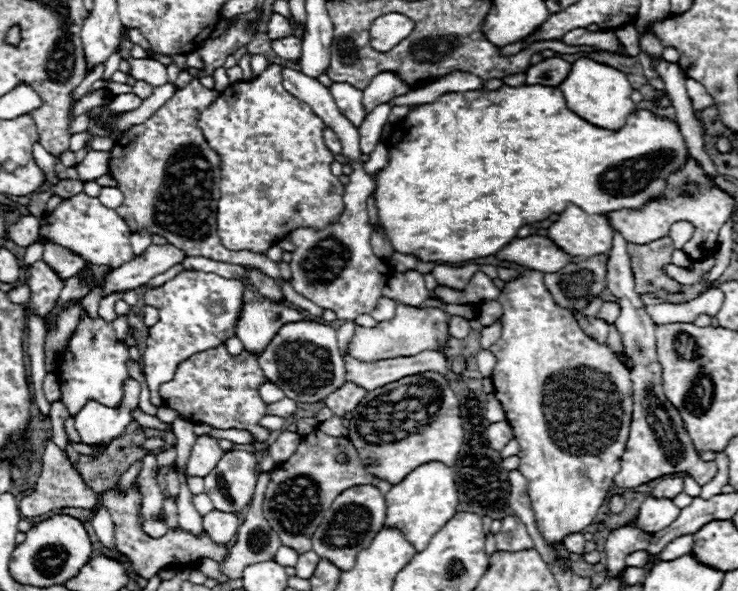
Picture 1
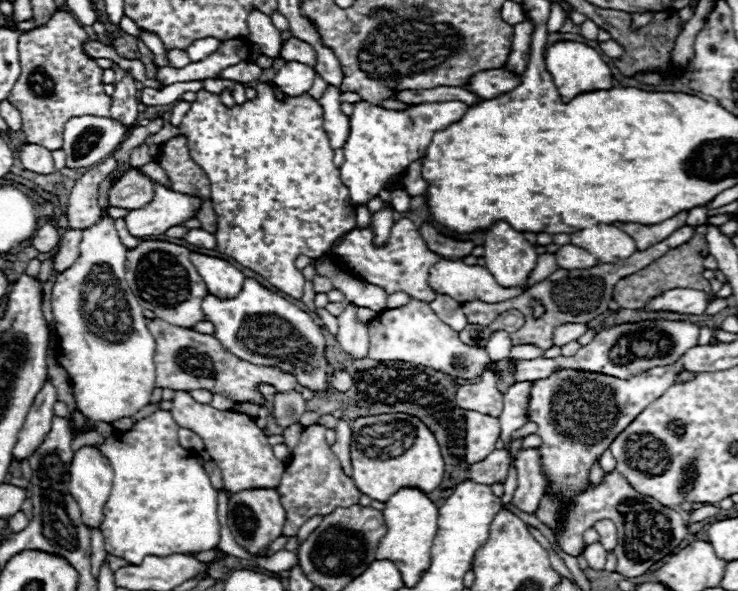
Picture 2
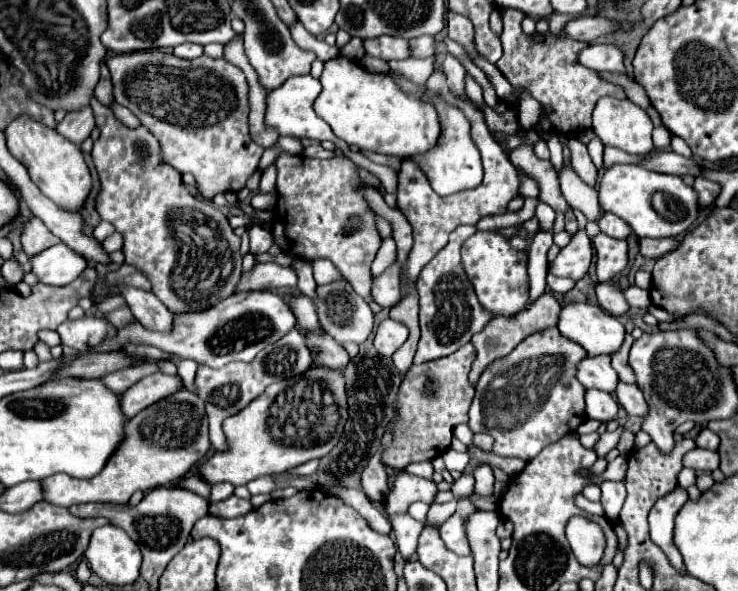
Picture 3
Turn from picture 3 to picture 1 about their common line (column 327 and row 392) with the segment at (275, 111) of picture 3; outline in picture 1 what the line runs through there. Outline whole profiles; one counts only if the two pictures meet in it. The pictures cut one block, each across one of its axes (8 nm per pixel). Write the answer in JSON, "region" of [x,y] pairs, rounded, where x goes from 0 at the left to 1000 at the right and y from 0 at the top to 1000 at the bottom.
{"region":[[[173,640],[168,646],[168,673],[160,690],[141,687],[130,677],[119,677],[114,690],[100,704],[100,724],[111,738],[114,751],[125,748],[149,748],[163,738],[171,721],[179,714],[179,697],[187,690],[190,646]]]}

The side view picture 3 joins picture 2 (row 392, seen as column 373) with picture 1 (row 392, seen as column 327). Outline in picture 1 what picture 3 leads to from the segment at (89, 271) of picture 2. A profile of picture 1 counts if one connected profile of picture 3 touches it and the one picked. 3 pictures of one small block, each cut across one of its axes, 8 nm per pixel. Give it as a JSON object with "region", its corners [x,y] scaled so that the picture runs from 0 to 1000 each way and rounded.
{"region":[[[111,538],[92,579],[89,599],[84,599],[81,629],[79,629],[84,680],[89,684],[95,704],[106,701],[106,694],[119,677],[138,680],[141,687],[160,687],[165,677],[165,650],[173,640],[171,629],[173,606],[176,599],[171,585],[160,579],[152,548],[141,545],[138,538],[133,541]]]}

